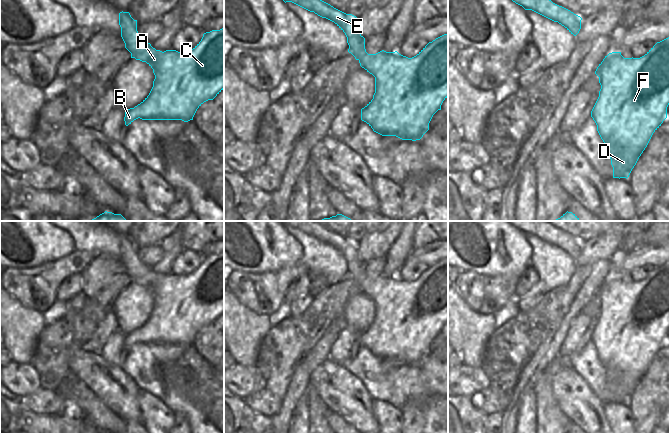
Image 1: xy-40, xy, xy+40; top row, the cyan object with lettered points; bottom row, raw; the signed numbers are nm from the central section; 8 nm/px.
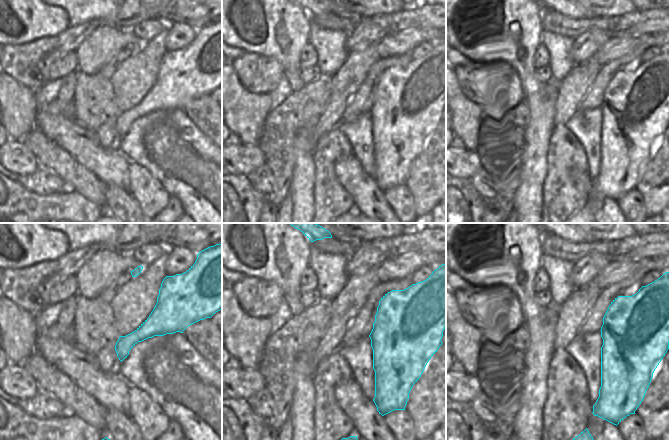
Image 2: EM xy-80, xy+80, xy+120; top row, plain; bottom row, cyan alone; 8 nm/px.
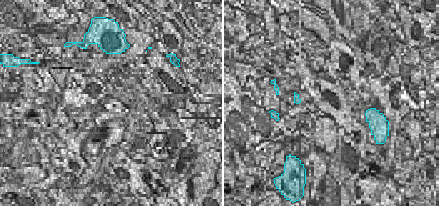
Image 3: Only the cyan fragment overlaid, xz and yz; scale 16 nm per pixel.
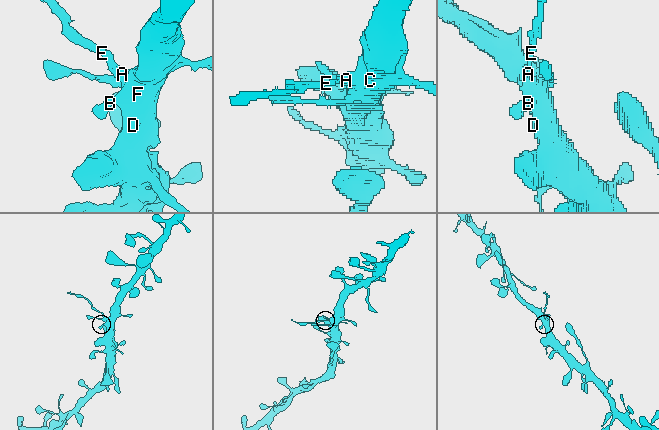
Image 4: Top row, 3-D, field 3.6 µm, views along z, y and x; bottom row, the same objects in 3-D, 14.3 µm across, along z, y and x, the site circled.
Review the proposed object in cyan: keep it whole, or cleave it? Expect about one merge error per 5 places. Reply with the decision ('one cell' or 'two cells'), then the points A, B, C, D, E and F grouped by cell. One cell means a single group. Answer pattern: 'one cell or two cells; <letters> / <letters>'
two cells; A B C D F / E

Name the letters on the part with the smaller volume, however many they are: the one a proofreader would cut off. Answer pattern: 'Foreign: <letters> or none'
Foreign: E

